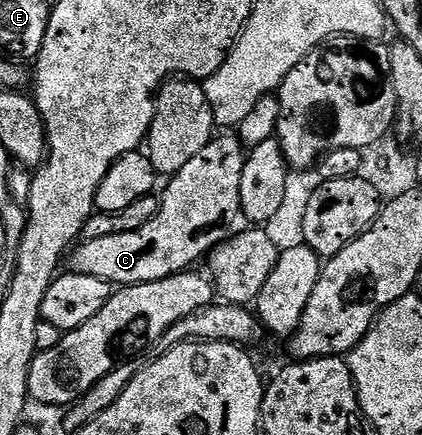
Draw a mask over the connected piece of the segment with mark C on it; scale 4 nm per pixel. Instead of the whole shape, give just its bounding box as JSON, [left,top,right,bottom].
[69,136,246,287]

